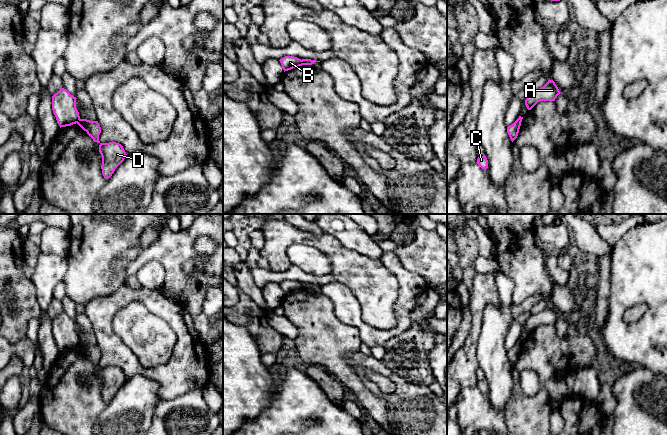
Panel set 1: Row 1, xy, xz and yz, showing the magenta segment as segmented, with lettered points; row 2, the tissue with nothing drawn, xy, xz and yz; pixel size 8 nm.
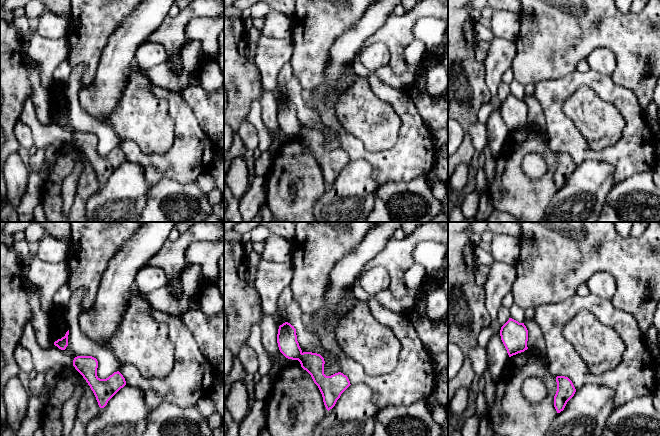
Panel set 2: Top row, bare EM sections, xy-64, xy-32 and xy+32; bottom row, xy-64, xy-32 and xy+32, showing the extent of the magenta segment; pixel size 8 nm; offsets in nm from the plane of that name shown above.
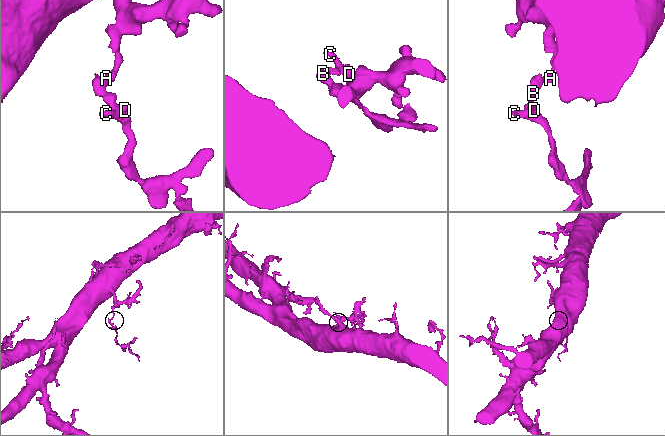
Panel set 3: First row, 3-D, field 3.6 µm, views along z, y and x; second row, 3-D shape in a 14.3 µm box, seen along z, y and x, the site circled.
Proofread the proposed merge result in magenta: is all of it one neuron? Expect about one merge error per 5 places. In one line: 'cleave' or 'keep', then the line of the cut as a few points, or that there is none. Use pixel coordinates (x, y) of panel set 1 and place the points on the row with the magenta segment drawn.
cleave; cut xz (301, 60), (303, 64)

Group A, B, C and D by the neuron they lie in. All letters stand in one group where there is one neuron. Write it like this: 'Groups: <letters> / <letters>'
Groups: A B / C D

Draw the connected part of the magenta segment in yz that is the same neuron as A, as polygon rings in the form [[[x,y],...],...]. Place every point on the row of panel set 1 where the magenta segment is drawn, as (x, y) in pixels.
[[[553,80],[548,82],[537,90],[531,90],[528,94],[525,105],[528,110],[531,110],[540,101],[555,101],[561,92]]]

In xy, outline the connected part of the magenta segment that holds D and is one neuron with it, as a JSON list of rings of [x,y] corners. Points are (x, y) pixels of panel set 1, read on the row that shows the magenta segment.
[[[79,119],[77,124],[87,132],[87,134],[93,139],[94,142],[99,143],[99,152],[102,157],[102,174],[105,179],[112,176],[115,169],[126,158],[126,152],[123,146],[116,142],[101,143],[99,141],[99,135],[101,133],[101,127],[98,121],[90,121],[87,119]]]

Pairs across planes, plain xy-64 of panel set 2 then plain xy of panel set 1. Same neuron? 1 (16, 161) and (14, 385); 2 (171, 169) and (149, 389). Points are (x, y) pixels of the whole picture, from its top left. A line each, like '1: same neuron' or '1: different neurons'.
1: same neuron
2: different neurons

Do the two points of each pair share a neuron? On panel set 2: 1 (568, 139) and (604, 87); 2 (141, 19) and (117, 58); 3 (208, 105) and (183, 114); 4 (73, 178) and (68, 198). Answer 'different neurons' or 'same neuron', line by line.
1: same neuron
2: same neuron
3: different neurons
4: same neuron

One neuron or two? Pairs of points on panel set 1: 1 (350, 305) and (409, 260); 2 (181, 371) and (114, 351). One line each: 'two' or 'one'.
1: two
2: one

